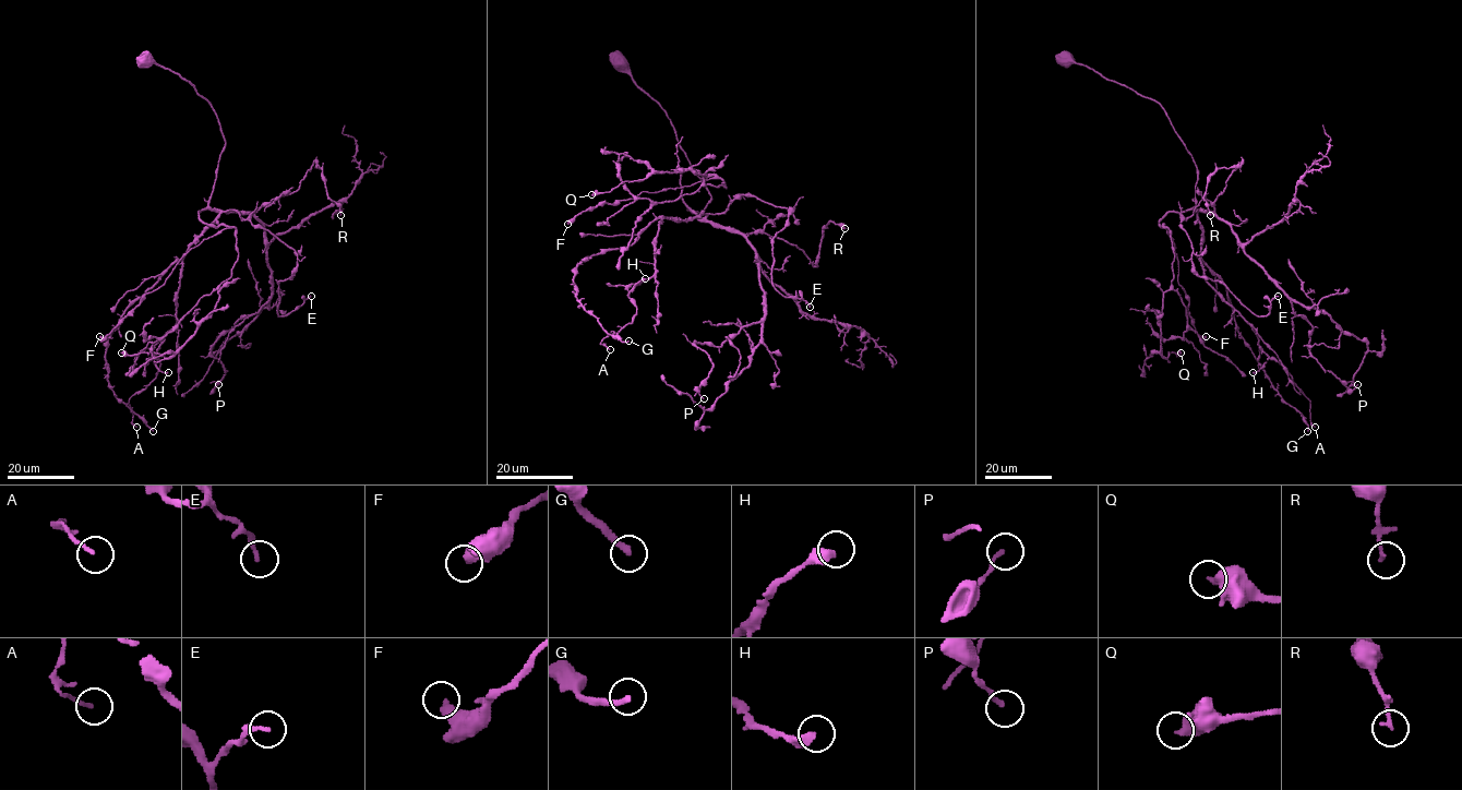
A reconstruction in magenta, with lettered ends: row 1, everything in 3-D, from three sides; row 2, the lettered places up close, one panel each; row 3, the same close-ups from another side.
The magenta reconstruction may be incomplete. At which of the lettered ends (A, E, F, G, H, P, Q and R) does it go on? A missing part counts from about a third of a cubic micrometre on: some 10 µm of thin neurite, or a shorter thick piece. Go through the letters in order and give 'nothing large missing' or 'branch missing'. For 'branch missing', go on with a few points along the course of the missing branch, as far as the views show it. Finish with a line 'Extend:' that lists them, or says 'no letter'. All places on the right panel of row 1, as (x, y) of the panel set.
A: nothing large missing
E: nothing large missing
F: nothing large missing
G: branch missing
H: nothing large missing
P: nothing large missing
Q: nothing large missing
R: nothing large missing
Extend: G

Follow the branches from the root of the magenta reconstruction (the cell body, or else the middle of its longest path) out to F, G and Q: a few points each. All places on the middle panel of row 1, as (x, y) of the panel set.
F: (619, 60), (711, 199), (690, 211), (687, 169), (714, 177), (567, 224)
G: (619, 60), (711, 196), (692, 212), (704, 217), (656, 218), (577, 266), (577, 300), (628, 340)
Q: (619, 60), (663, 110), (710, 194), (700, 214), (690, 211), (684, 170), (726, 187), (683, 169), (591, 194)

